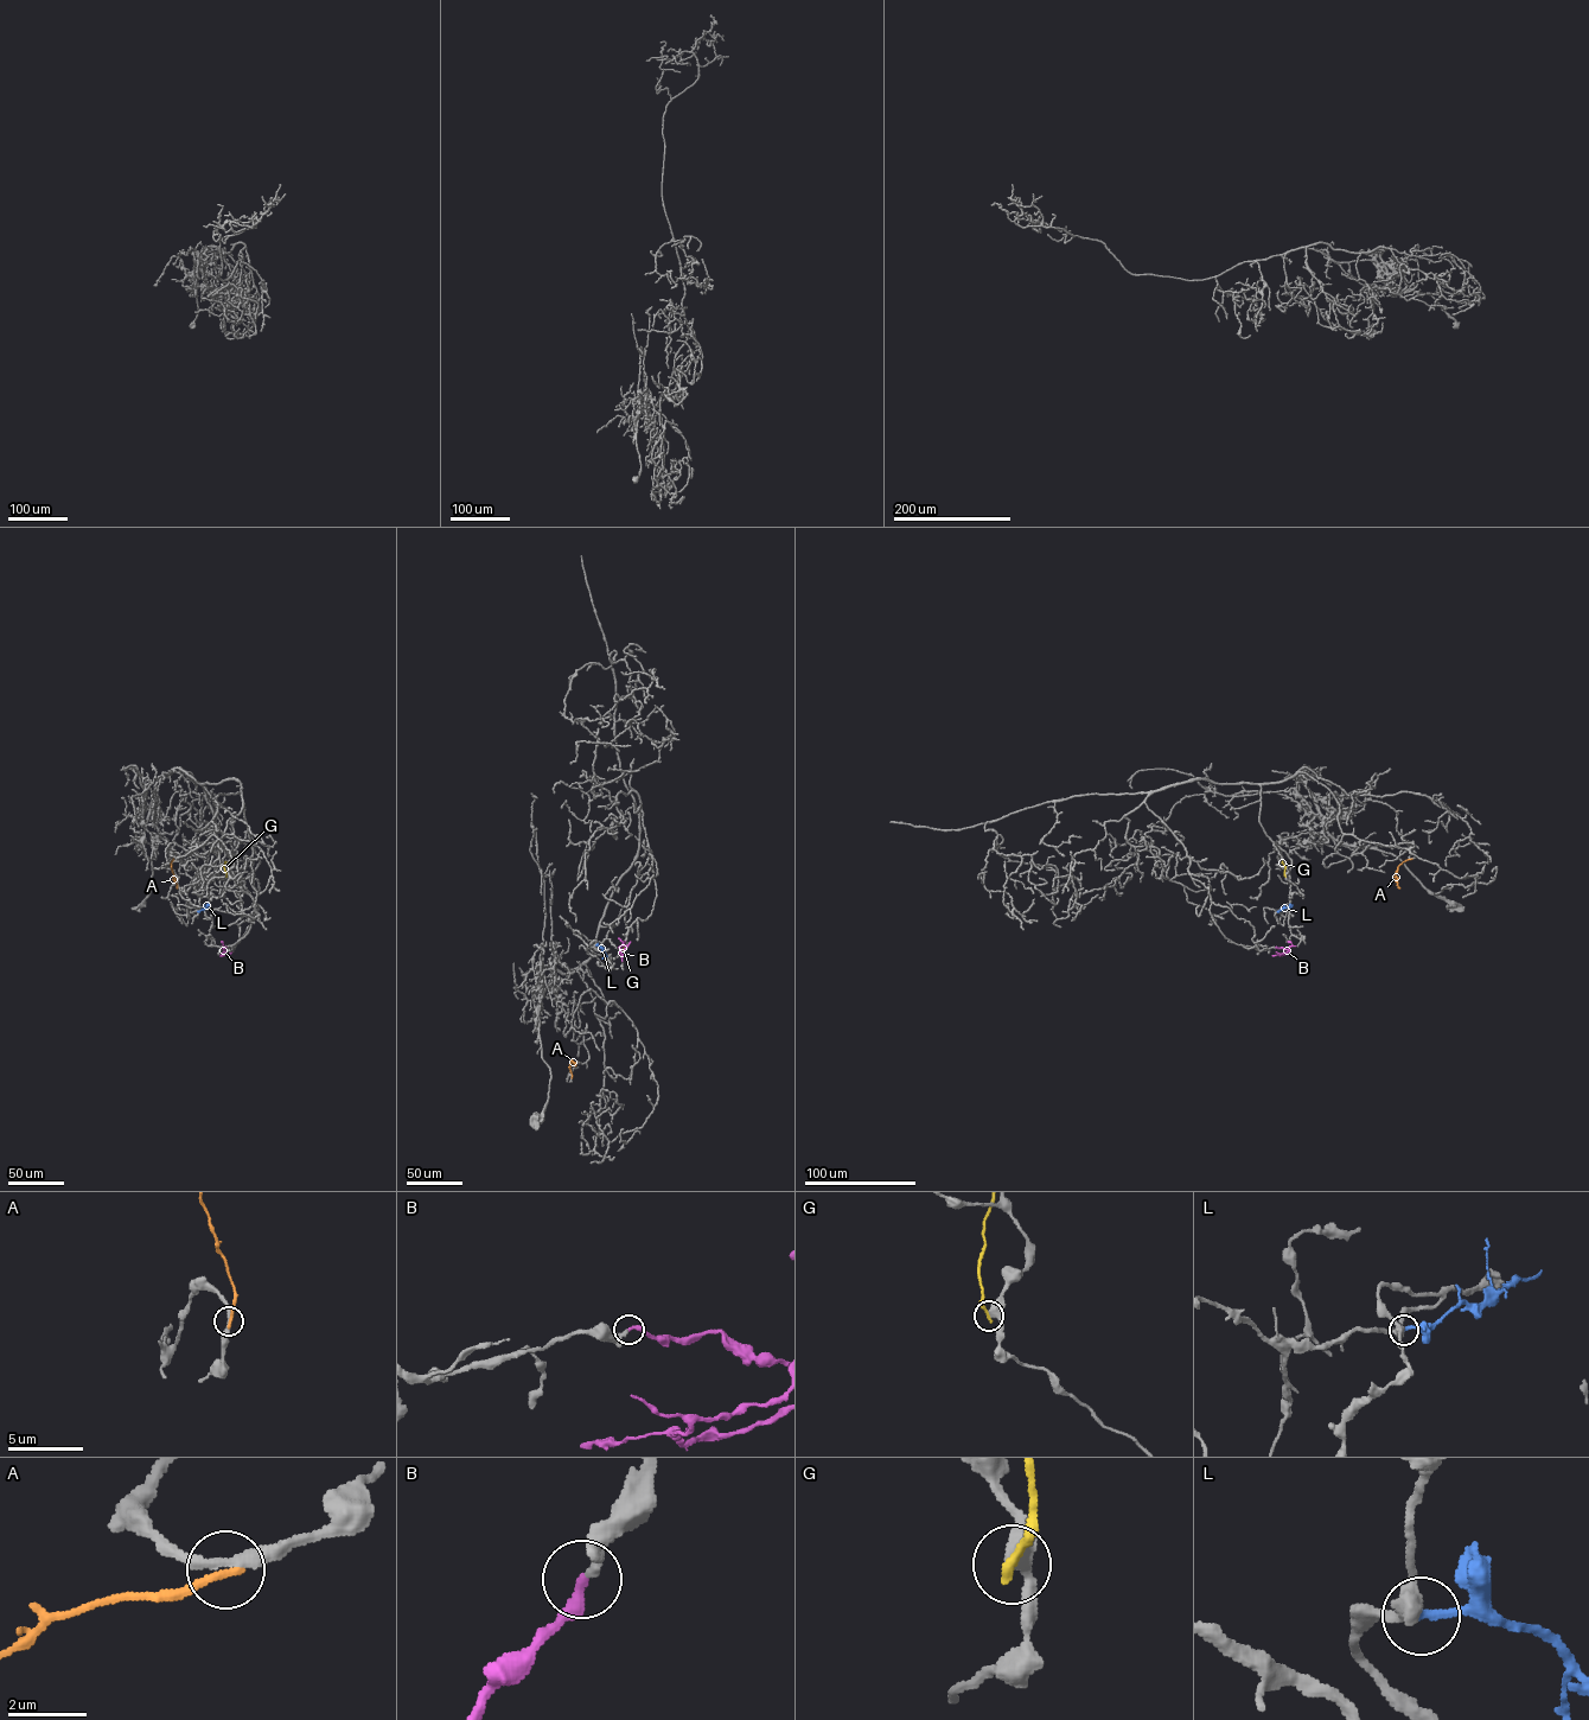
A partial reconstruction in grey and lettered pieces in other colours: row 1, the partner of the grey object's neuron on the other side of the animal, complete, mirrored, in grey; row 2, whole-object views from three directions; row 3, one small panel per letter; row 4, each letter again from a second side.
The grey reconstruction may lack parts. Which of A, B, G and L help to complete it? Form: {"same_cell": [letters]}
{"same_cell": ["B"]}

